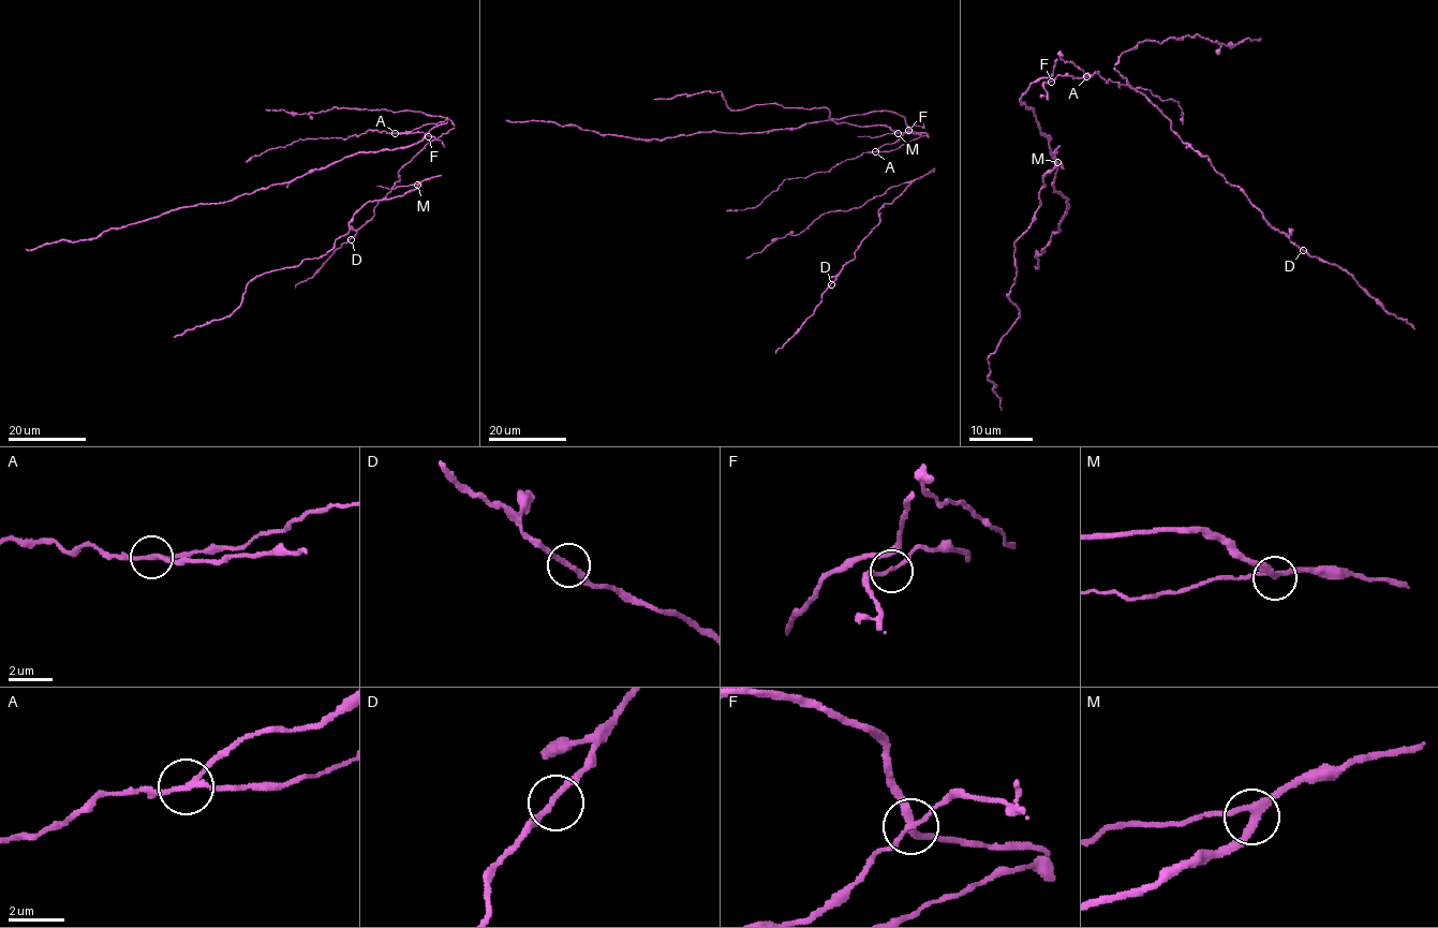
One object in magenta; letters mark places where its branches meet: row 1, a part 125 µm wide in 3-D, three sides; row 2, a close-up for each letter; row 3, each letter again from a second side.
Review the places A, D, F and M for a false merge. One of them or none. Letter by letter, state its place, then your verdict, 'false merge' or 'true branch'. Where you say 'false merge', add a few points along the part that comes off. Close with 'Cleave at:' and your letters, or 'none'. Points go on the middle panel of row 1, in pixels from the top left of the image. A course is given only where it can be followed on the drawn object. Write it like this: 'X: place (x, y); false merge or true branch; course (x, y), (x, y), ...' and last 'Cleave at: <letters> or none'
A: place (875, 151); false merge; course (875, 151), (862, 152), (827, 172), (786, 179), (755, 207), (726, 210)
D: place (831, 284); true branch
F: place (908, 130); true branch
M: place (898, 133); true branch
Cleave at: A

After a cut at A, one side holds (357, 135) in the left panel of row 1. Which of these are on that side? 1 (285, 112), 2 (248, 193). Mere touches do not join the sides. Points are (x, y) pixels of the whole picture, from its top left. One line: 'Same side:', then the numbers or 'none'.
Same side: none

